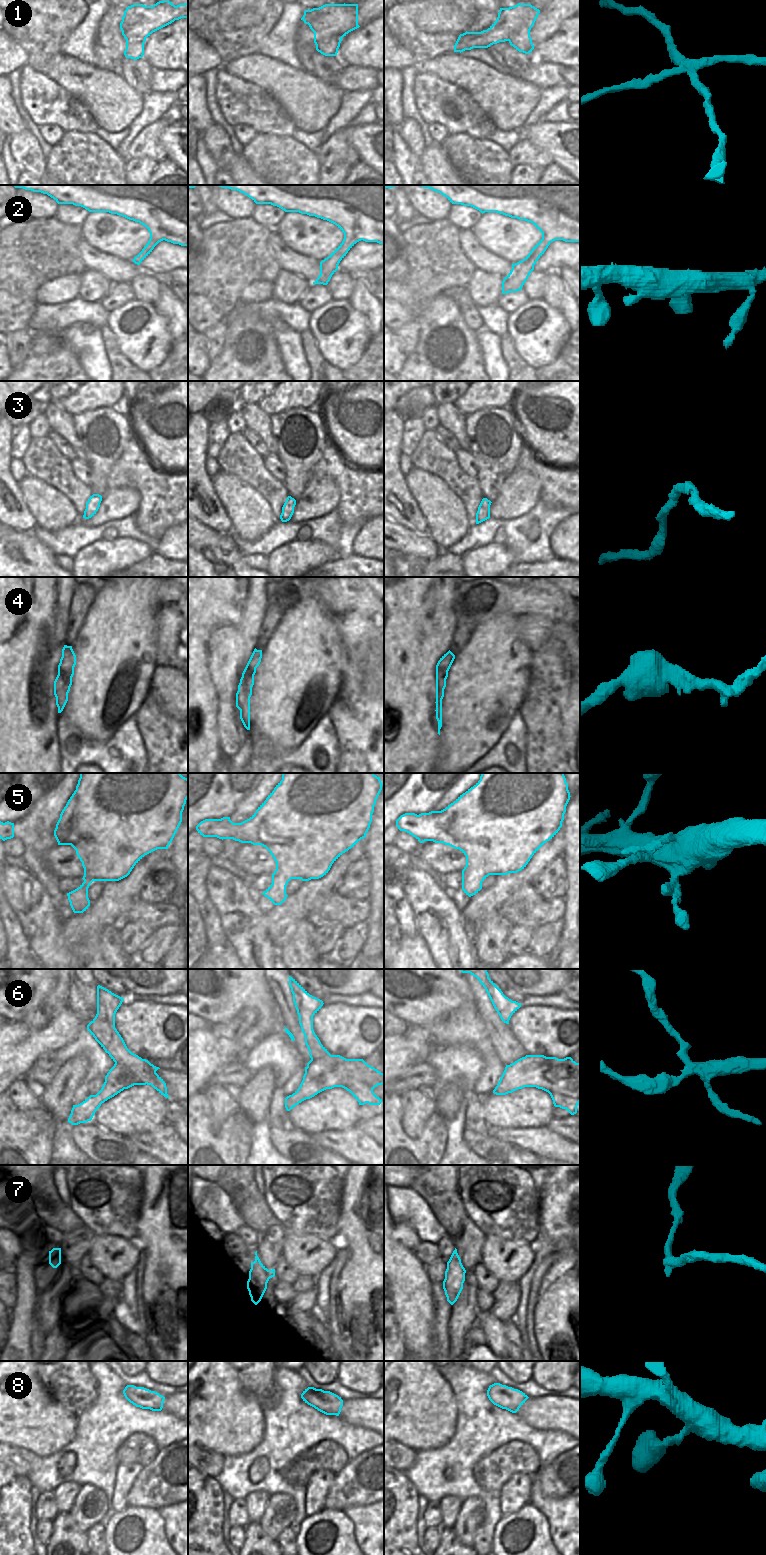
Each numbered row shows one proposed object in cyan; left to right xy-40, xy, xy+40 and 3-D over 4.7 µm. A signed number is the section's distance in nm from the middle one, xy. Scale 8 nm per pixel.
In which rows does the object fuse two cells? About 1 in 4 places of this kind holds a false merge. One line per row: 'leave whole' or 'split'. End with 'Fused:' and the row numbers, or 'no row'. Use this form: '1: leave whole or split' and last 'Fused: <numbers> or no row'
1: split
2: leave whole
3: leave whole
4: leave whole
5: leave whole
6: split
7: split
8: leave whole
Fused: 1, 6, 7

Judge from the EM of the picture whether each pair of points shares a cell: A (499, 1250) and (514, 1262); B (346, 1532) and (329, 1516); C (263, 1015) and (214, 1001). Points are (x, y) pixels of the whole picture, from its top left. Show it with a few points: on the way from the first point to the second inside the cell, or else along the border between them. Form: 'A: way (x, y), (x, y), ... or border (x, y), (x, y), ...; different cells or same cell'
A: way (499, 1255), (506, 1262), (509, 1262); same cell
B: way (342, 1529), (333, 1520); same cell
C: way (254, 1002), (227, 1001); same cell

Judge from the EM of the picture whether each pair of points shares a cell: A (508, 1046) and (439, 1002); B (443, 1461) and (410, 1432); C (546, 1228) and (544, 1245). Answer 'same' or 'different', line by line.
A: different
B: different
C: different

